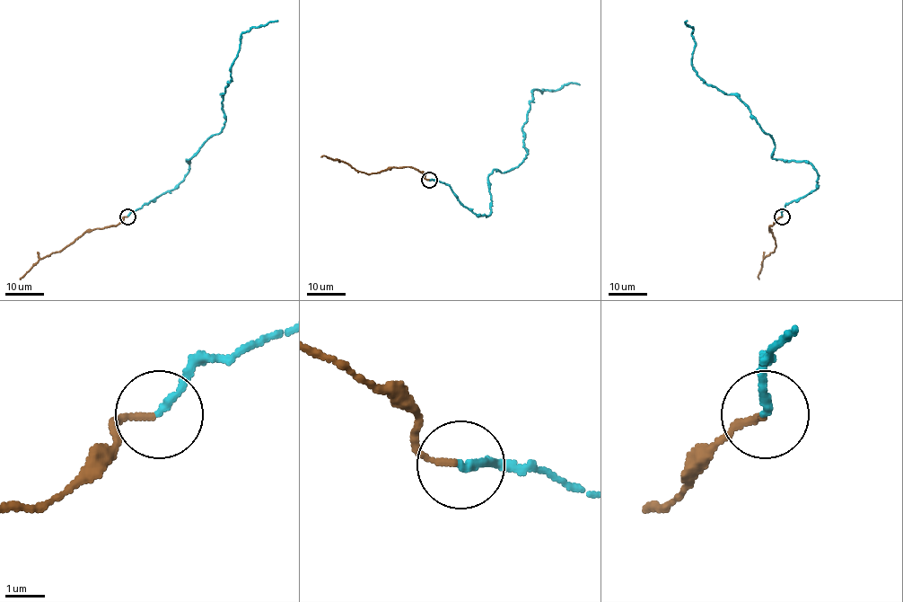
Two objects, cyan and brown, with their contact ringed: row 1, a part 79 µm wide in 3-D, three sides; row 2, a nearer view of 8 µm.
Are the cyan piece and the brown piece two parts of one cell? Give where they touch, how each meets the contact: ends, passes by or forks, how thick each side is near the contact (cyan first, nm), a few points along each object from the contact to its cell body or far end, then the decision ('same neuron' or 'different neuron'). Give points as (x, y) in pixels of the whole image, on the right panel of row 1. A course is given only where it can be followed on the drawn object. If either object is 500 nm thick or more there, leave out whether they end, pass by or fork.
(782, 216) | cyan ends | brown ends | 200/130 nm | cyan via (782, 216), (817, 189), (815, 169), (773, 158), (774, 139), (749, 109), (703, 81), (688, 20) | brown via (782, 216), (770, 226), (775, 248), (763, 260), (759, 278) | same neuron

